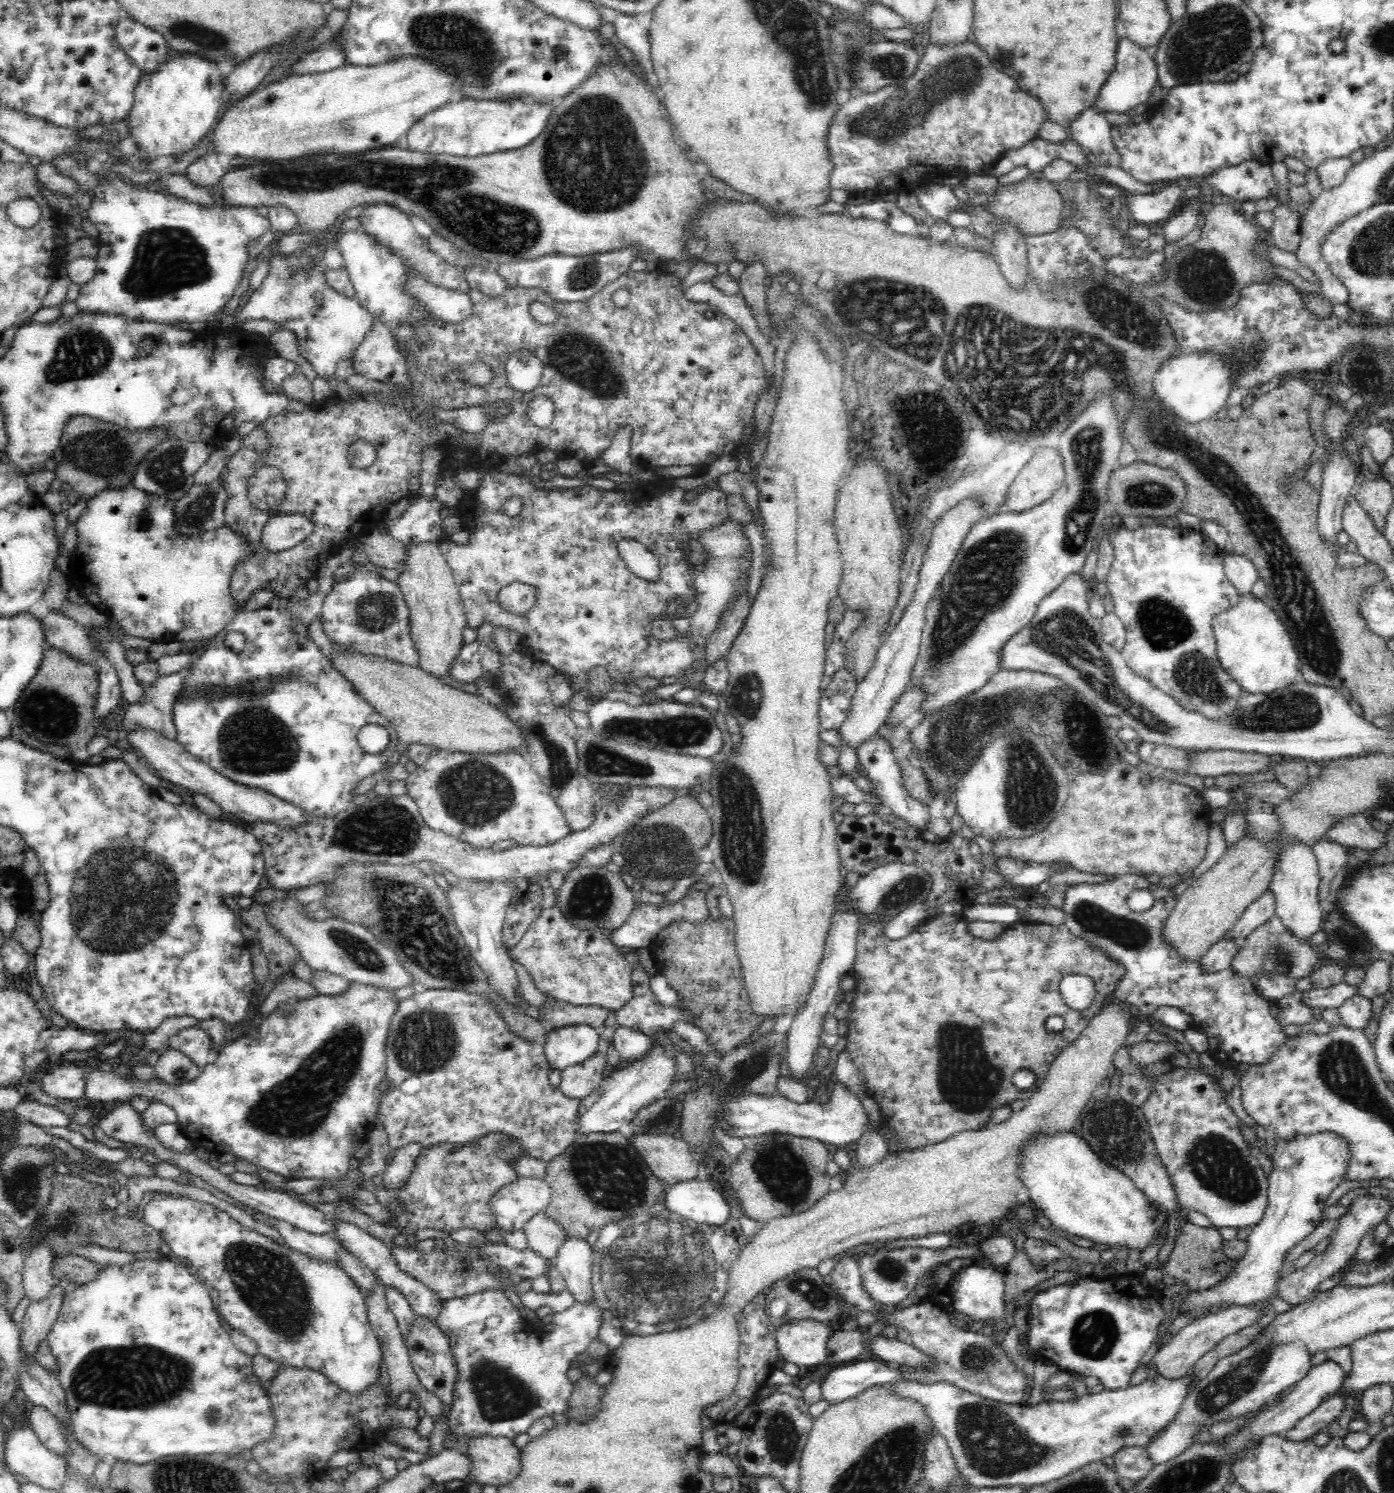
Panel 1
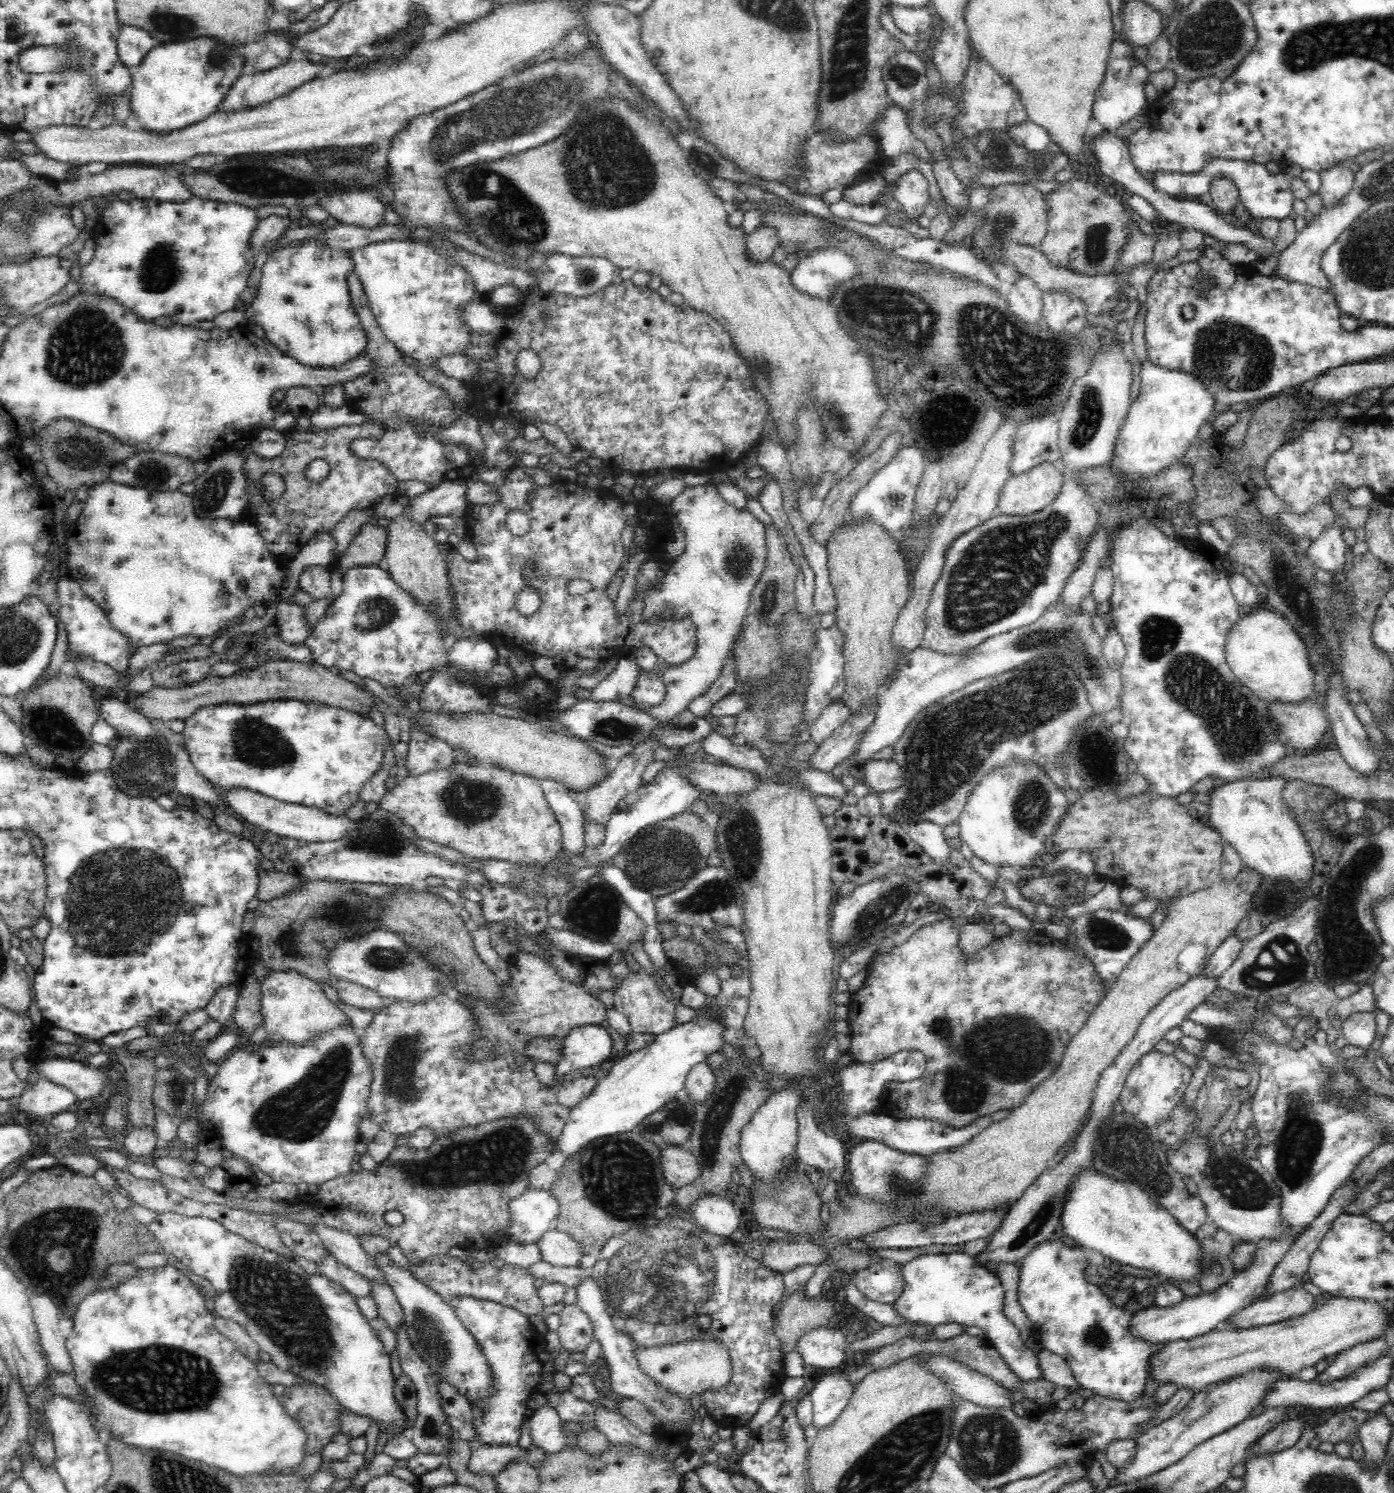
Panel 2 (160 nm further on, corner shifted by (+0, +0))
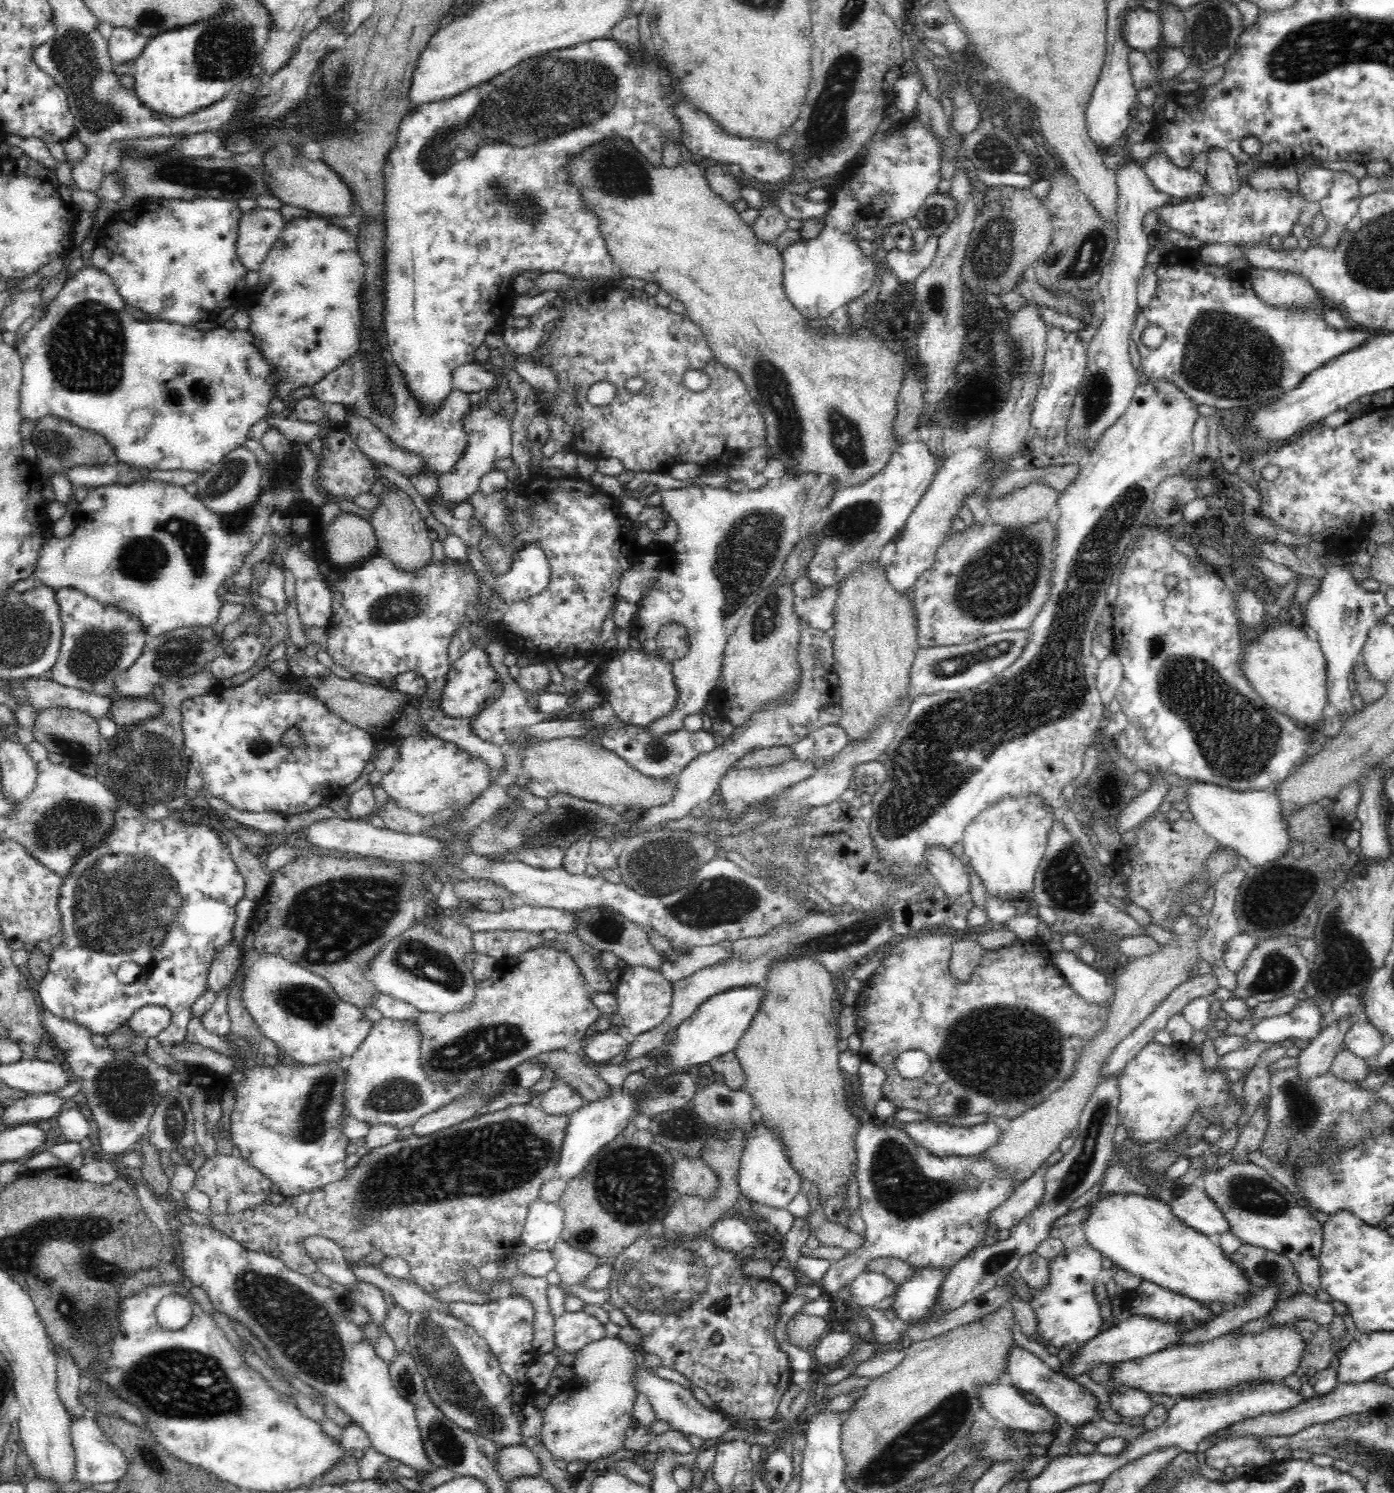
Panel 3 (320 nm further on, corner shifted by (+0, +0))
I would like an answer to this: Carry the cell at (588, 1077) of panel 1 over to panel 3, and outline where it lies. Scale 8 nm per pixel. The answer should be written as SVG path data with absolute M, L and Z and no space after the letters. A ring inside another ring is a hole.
M564 1083L553 1086L539 1099L538 1106L548 1116L571 1115L583 1106L584 1100Z

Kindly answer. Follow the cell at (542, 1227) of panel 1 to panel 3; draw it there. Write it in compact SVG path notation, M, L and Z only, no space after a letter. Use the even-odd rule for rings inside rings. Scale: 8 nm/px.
M561 1238L551 1253L556 1263L555 1270L563 1286L582 1286L587 1276L598 1266L598 1256L576 1250Z

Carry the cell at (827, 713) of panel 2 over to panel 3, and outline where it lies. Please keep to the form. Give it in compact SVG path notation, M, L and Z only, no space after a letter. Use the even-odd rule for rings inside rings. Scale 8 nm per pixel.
M826 725L813 730L807 738L790 746L792 761L812 763L814 770L828 764L849 744L845 730L840 725Z

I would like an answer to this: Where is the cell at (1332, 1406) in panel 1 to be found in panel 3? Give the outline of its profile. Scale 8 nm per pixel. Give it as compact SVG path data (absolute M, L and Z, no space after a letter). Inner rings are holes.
M1252 1436L1236 1437L1218 1441L1206 1448L1204 1459L1206 1466L1222 1472L1226 1466L1252 1466L1260 1468L1271 1461L1273 1456L1266 1447L1258 1445L1258 1439Z

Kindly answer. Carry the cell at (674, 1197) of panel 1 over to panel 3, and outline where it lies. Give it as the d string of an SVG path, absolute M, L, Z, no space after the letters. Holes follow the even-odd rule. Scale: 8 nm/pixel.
M736 1213L718 1220L712 1226L709 1237L714 1239L719 1247L738 1254L742 1254L743 1251L750 1254L760 1245L746 1221Z

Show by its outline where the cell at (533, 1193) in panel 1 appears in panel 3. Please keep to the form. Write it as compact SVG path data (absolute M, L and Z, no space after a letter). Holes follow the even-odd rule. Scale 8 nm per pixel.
M538 1197L528 1207L528 1216L521 1232L521 1241L532 1251L552 1252L561 1238L565 1222L562 1207Z

